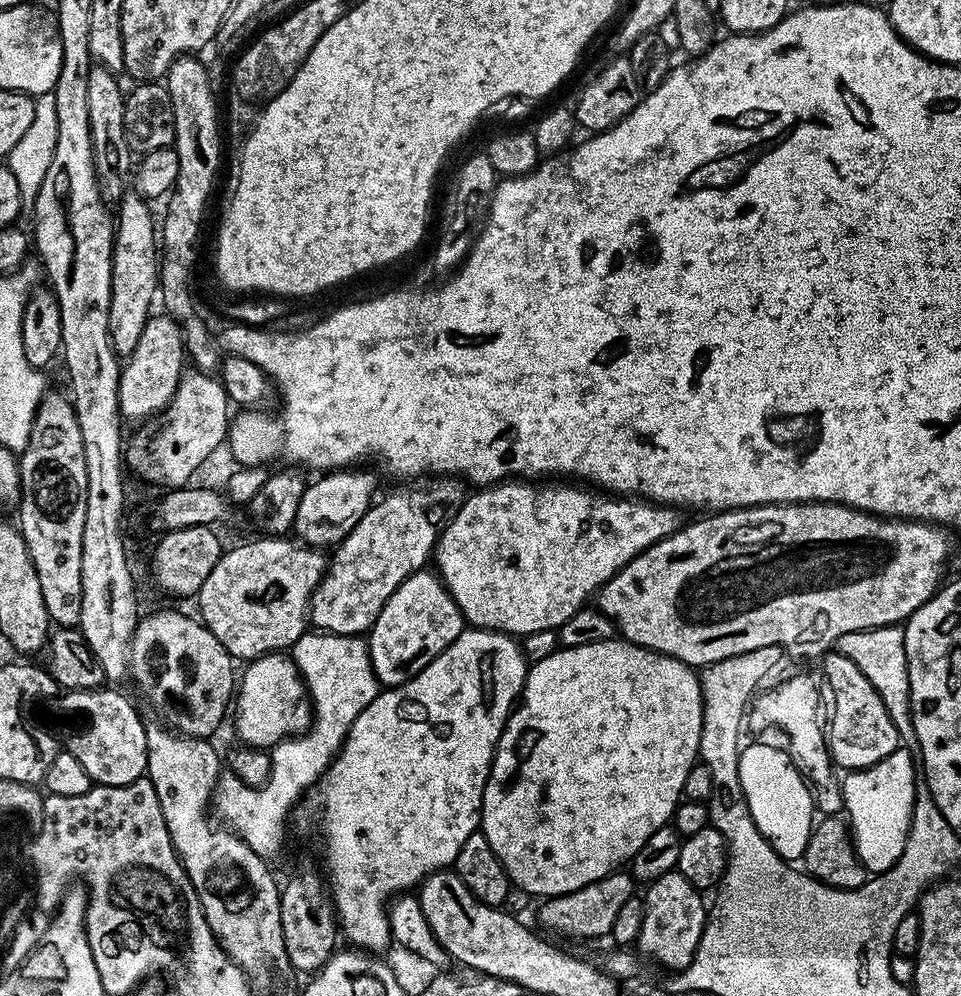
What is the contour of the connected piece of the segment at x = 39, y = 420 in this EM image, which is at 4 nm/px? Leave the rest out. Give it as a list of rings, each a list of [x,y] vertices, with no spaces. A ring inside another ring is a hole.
[[[45,391],[40,405],[36,411],[36,417],[30,430],[30,438],[24,452],[19,453],[20,470],[20,520],[18,527],[22,538],[26,542],[26,550],[30,554],[30,562],[34,562],[34,570],[38,574],[38,582],[42,585],[42,602],[46,602],[46,614],[49,621],[56,628],[76,628],[82,618],[82,530],[86,526],[86,450],[82,450],[82,430],[78,430],[78,418],[71,399],[60,392]]]

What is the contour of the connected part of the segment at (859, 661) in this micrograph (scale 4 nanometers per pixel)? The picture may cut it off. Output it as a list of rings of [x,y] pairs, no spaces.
[[[891,624],[881,628],[867,628],[850,634],[842,634],[834,642],[835,651],[850,658],[870,680],[870,685],[882,698],[890,718],[900,735],[900,743],[914,754],[916,765],[922,765],[922,754],[918,746],[918,734],[914,734],[912,721],[912,703],[910,702],[910,682],[908,681],[908,663],[906,662],[906,646],[904,645],[903,627]]]

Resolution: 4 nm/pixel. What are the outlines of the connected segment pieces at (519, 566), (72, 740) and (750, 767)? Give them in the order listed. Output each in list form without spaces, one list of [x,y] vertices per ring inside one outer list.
[[[512,478],[507,482],[501,482],[495,486],[484,486],[479,490],[473,491],[476,492],[467,497],[465,499],[464,504],[459,508],[456,512],[456,515],[452,517],[451,520],[448,521],[447,524],[444,525],[444,531],[441,532],[440,536],[436,540],[436,551],[434,553],[434,564],[436,560],[436,565],[434,565],[435,571],[438,573],[441,580],[443,580],[445,586],[448,587],[448,592],[454,598],[454,602],[456,605],[460,607],[460,613],[464,615],[465,621],[471,627],[474,628],[490,628],[493,632],[507,632],[517,638],[523,638],[525,636],[529,636],[530,634],[534,634],[534,630],[546,630],[547,628],[555,628],[559,629],[562,626],[562,622],[566,622],[566,618],[570,618],[570,614],[574,614],[579,610],[579,608],[585,607],[595,597],[596,593],[600,591],[602,585],[616,573],[619,568],[622,566],[626,566],[626,562],[630,562],[635,558],[638,554],[642,554],[647,550],[650,546],[654,546],[658,543],[662,538],[666,538],[672,532],[675,532],[677,528],[681,527],[682,520],[679,520],[677,509],[671,506],[665,506],[662,504],[654,504],[649,502],[644,498],[617,498],[615,495],[609,494],[604,490],[593,490],[588,486],[580,486],[584,488],[559,488],[559,483],[556,482],[525,482],[520,478]]]
[[[112,686],[93,688],[90,692],[65,691],[60,700],[64,712],[76,712],[76,729],[68,736],[66,750],[82,762],[86,774],[97,785],[122,786],[141,779],[148,771],[145,721],[136,708]]]
[[[752,744],[741,747],[739,778],[742,794],[748,803],[754,826],[768,840],[768,845],[789,862],[801,859],[814,827],[812,820],[813,789],[809,787],[795,765],[782,766],[782,756],[772,744]]]

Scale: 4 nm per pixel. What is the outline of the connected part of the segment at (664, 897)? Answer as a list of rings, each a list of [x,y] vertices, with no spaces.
[[[670,871],[647,885],[648,893],[643,893],[644,921],[636,944],[645,957],[657,960],[668,970],[683,970],[694,958],[698,942],[704,933],[706,904],[701,889],[693,886],[681,872]]]

